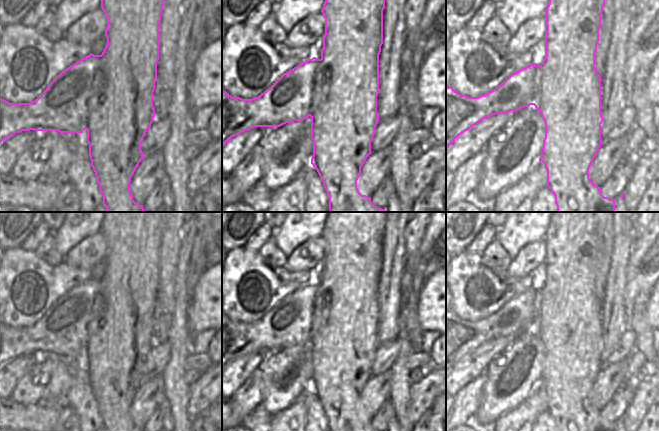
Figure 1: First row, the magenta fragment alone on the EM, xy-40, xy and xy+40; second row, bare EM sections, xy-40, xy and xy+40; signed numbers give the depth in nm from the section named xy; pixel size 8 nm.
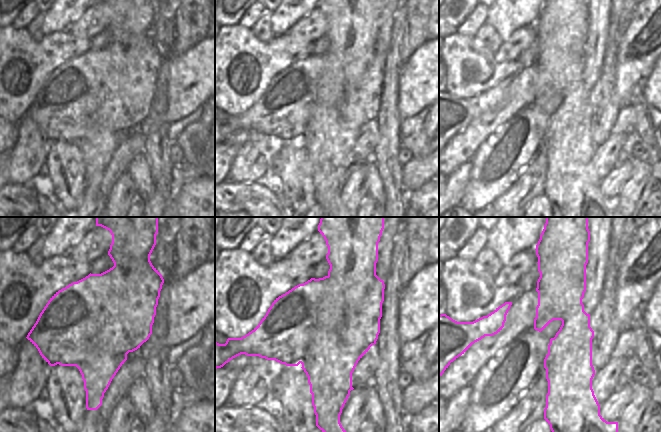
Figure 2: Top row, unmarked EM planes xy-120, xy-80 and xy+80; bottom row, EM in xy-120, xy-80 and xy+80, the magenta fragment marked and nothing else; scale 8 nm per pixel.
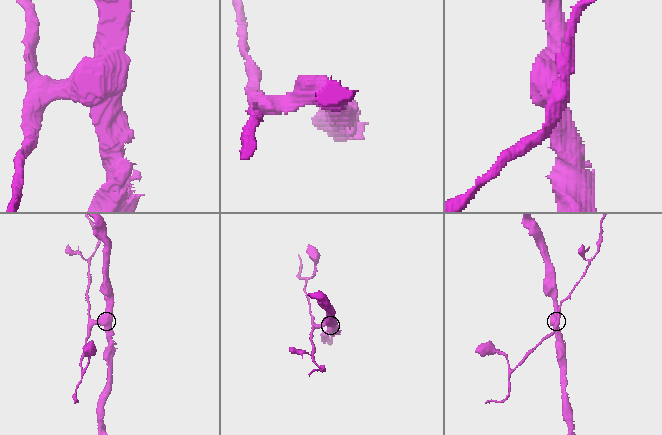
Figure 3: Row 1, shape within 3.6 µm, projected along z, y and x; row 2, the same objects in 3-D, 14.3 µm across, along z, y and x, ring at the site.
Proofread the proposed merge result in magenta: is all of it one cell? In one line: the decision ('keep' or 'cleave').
cleave

